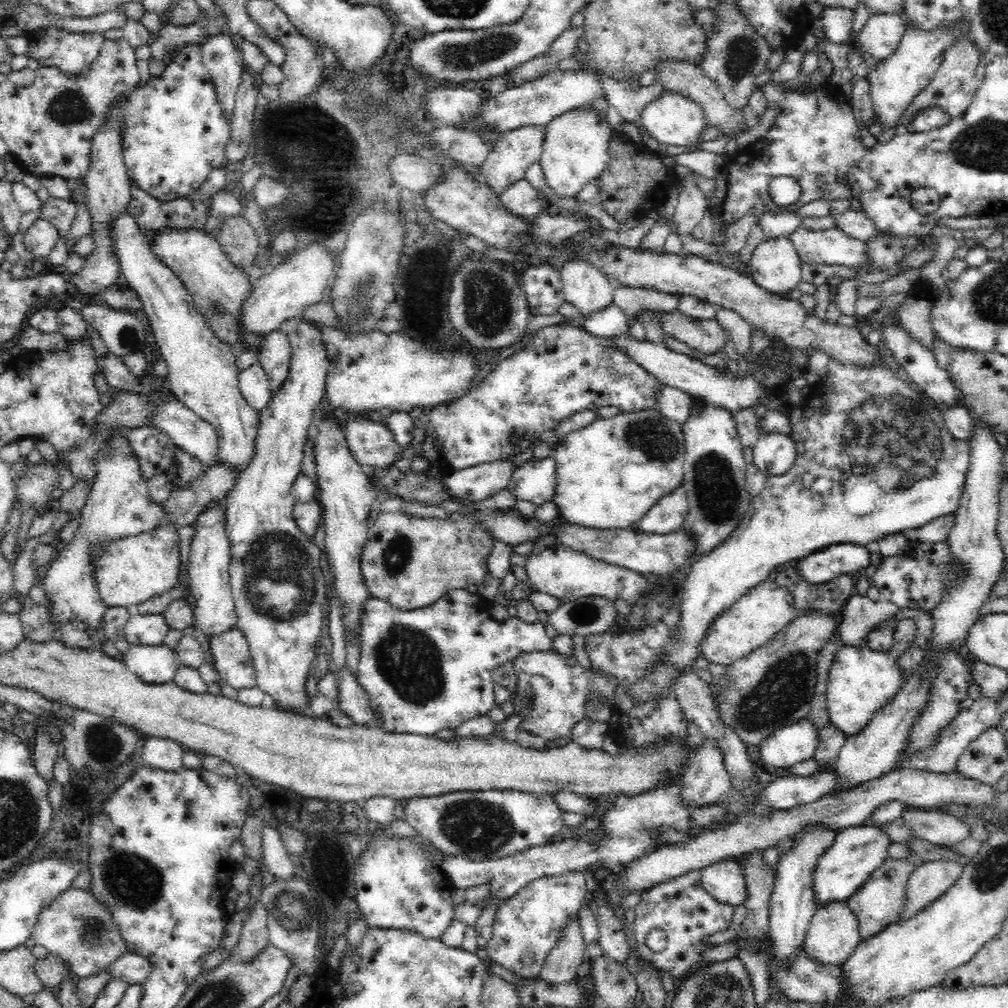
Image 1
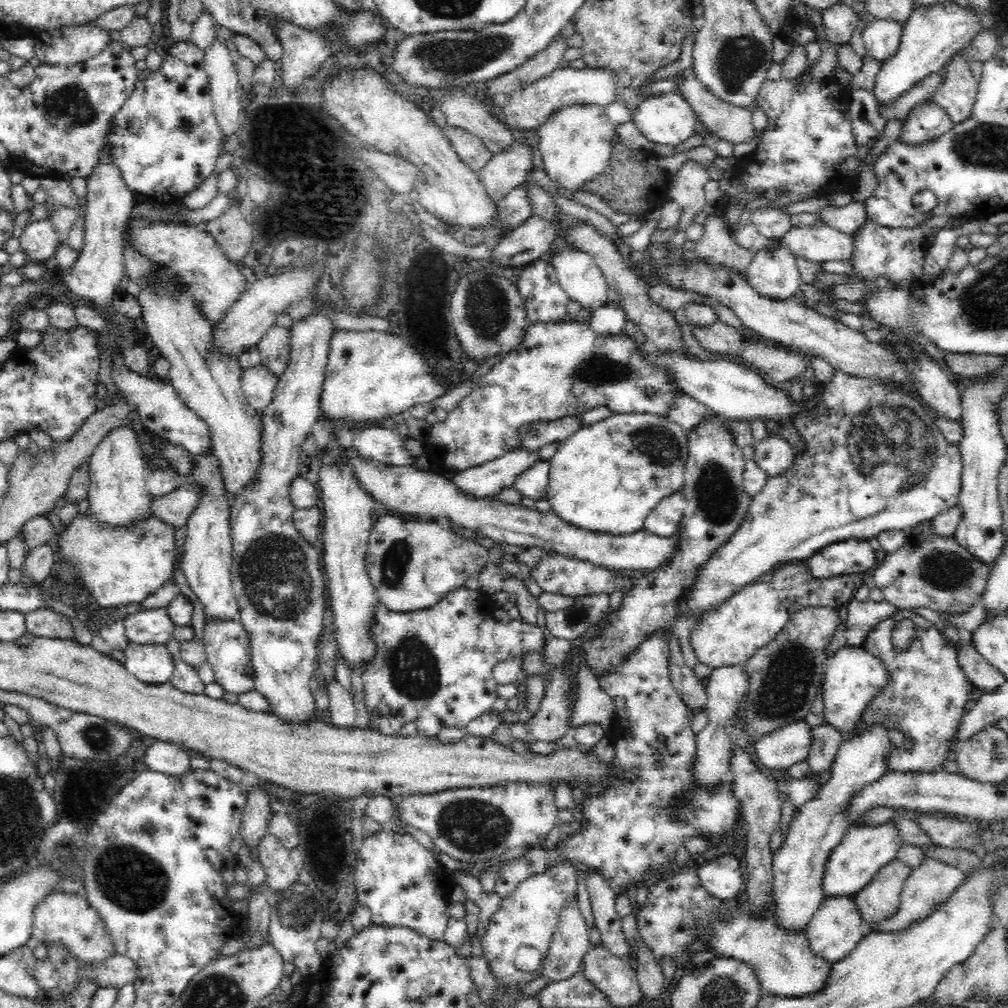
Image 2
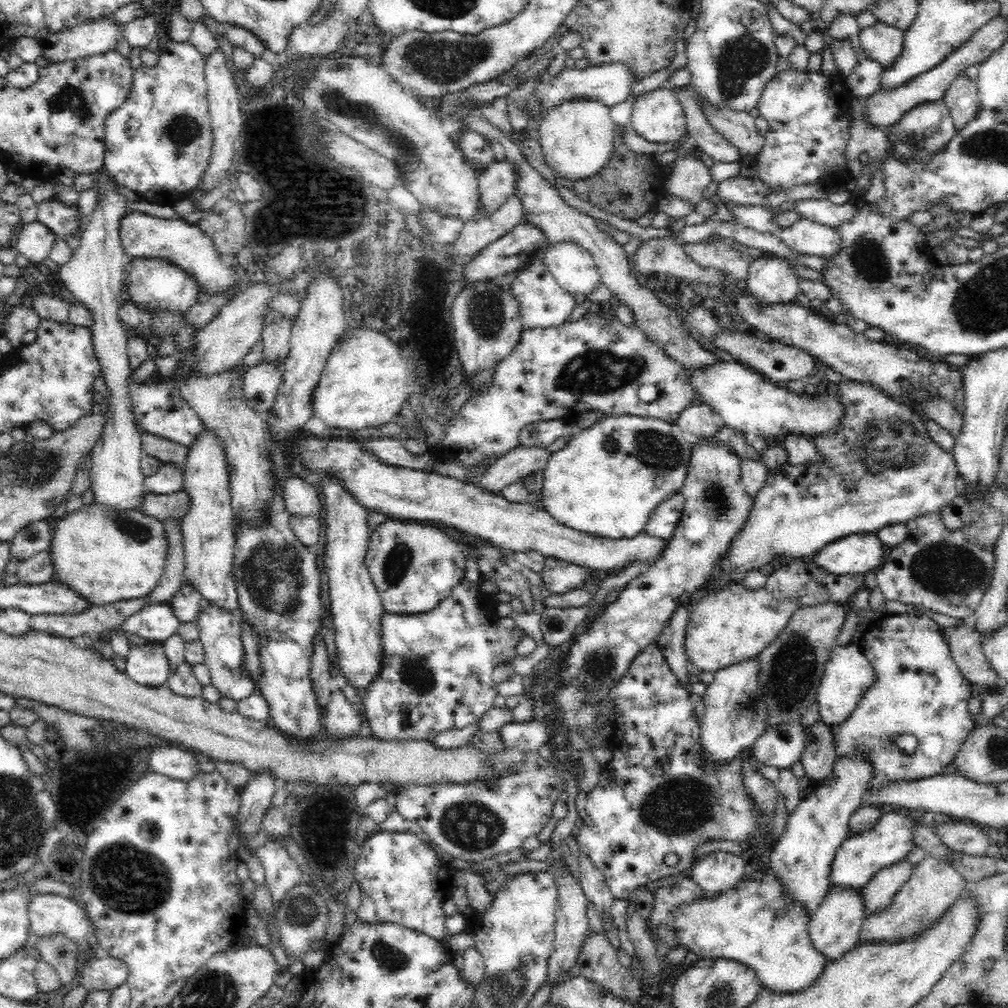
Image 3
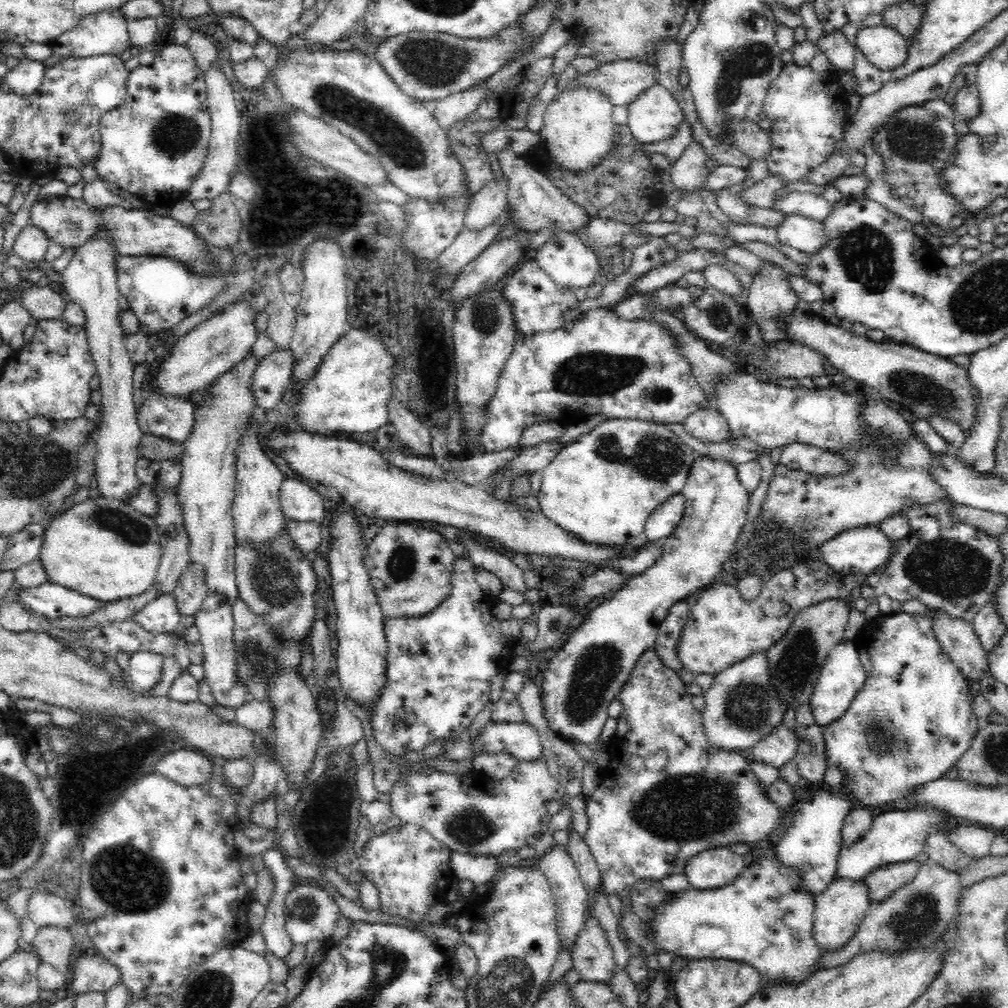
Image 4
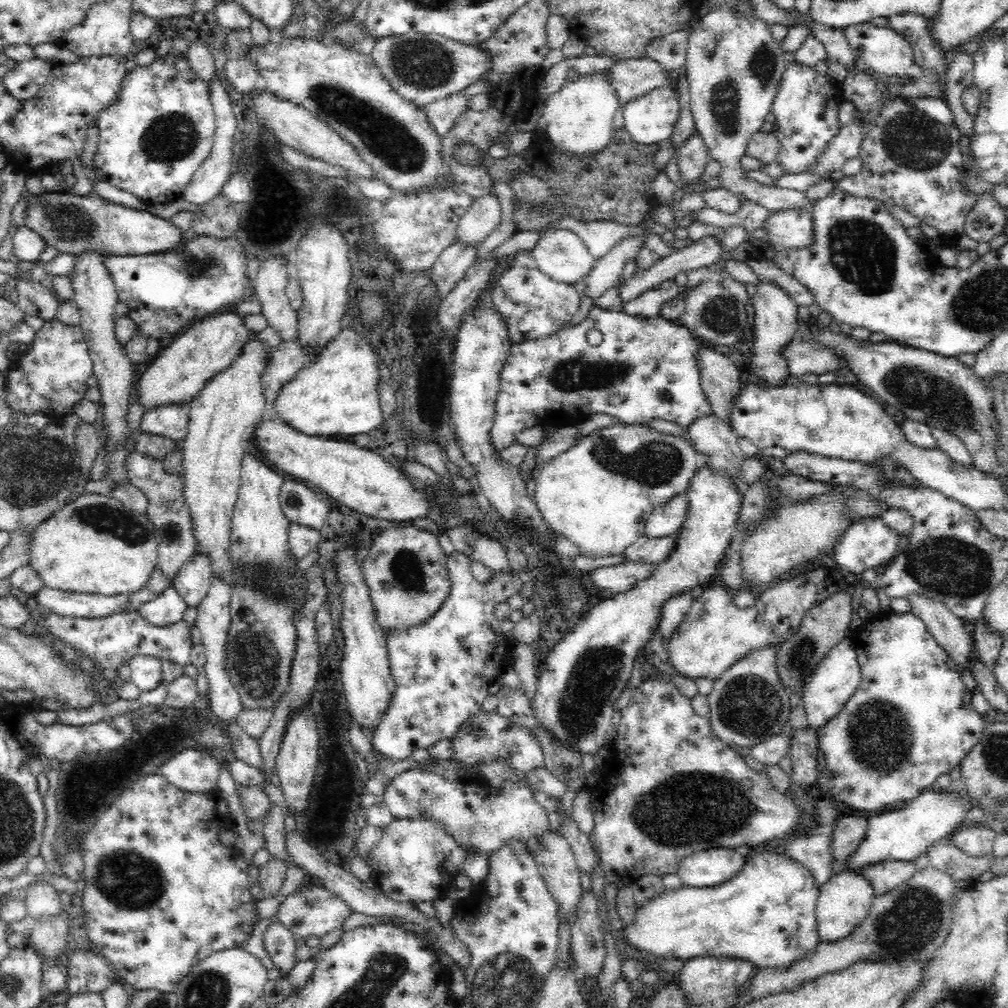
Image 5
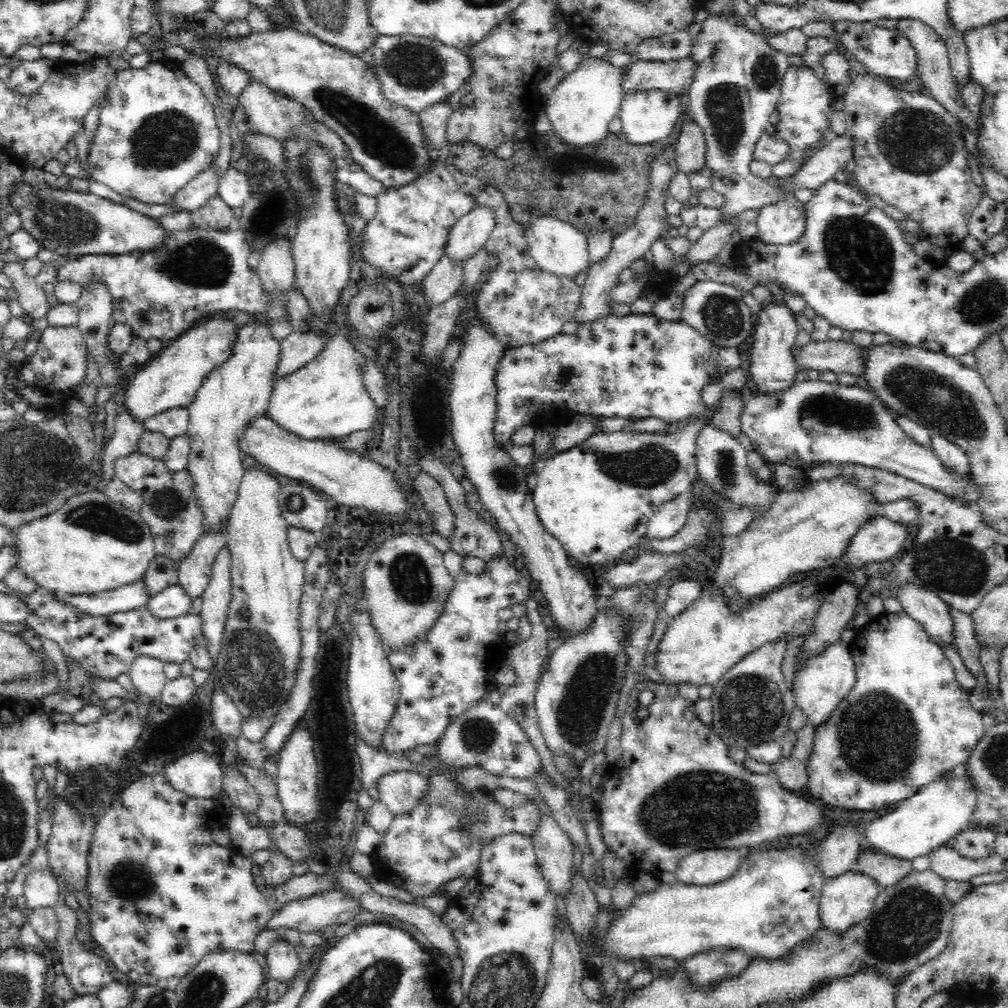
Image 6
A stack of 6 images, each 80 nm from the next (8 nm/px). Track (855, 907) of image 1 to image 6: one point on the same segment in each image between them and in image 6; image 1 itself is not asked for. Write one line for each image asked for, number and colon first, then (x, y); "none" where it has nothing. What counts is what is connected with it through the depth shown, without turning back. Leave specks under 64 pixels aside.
2: (879, 901)
3: (877, 896)
4: (882, 883)
5: (883, 878)
6: (887, 872)

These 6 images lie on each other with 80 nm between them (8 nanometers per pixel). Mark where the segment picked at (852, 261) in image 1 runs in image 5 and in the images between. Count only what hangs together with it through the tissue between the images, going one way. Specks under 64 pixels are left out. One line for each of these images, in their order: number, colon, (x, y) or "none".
2: (823, 243)
3: (806, 237)
4: (797, 232)
5: (791, 229)

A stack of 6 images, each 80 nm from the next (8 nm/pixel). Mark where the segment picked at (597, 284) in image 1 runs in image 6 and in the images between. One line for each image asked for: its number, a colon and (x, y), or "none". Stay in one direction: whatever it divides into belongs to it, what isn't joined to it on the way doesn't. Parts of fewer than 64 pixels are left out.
2: (578, 273)
3: (574, 269)
4: (571, 264)
5: (560, 254)
6: (558, 248)

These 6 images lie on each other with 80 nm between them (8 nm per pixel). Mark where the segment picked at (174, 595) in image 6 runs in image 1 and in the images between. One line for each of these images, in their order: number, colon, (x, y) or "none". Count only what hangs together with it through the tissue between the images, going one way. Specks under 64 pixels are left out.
1: (150, 629)
2: (146, 627)
3: (155, 623)
4: (160, 616)
5: (166, 609)

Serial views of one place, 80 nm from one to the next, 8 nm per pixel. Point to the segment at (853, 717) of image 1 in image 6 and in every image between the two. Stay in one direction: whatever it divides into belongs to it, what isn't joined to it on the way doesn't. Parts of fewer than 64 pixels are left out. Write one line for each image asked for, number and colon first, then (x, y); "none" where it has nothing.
2: (852, 678)
3: (848, 675)
4: (843, 675)
5: (838, 676)
6: (822, 683)

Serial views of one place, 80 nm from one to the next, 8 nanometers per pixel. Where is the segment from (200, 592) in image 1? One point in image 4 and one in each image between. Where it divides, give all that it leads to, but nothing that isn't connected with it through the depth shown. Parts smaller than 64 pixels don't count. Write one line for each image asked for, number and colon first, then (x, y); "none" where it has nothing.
2: (207, 558)
3: (208, 528)
4: (206, 489)

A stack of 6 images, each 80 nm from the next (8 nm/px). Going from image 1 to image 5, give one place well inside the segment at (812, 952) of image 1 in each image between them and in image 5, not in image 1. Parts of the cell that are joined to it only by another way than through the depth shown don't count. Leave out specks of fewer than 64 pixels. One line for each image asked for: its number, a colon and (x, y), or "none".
2: (836, 928)
3: (835, 929)
4: (838, 912)
5: (843, 903)

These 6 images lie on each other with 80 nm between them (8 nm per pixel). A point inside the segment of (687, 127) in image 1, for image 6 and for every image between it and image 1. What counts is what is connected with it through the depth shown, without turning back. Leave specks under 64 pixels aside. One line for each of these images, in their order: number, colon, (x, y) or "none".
2: (669, 119)
3: (658, 116)
4: (654, 115)
5: (650, 118)
6: (646, 117)

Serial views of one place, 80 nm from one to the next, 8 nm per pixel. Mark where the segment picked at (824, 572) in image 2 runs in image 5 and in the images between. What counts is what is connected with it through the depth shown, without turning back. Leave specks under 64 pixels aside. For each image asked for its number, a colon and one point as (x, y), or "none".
3: (857, 554)
4: (858, 552)
5: (868, 544)

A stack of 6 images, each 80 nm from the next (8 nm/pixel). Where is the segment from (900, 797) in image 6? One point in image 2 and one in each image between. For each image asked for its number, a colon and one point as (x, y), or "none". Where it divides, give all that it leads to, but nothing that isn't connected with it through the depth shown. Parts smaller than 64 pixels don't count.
2: (926, 696)
3: (919, 689)
4: (911, 721)
5: (911, 721)

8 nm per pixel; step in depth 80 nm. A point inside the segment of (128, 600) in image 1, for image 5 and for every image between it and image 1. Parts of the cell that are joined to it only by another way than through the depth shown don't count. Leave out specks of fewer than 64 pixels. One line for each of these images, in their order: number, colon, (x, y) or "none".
2: (124, 566)
3: (106, 558)
4: (108, 551)
5: (96, 545)

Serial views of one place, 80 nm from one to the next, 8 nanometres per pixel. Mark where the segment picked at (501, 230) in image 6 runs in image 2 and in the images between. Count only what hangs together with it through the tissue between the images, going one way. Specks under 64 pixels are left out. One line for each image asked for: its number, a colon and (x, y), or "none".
2: (545, 300)
3: (544, 303)
4: (539, 304)
5: (534, 305)

